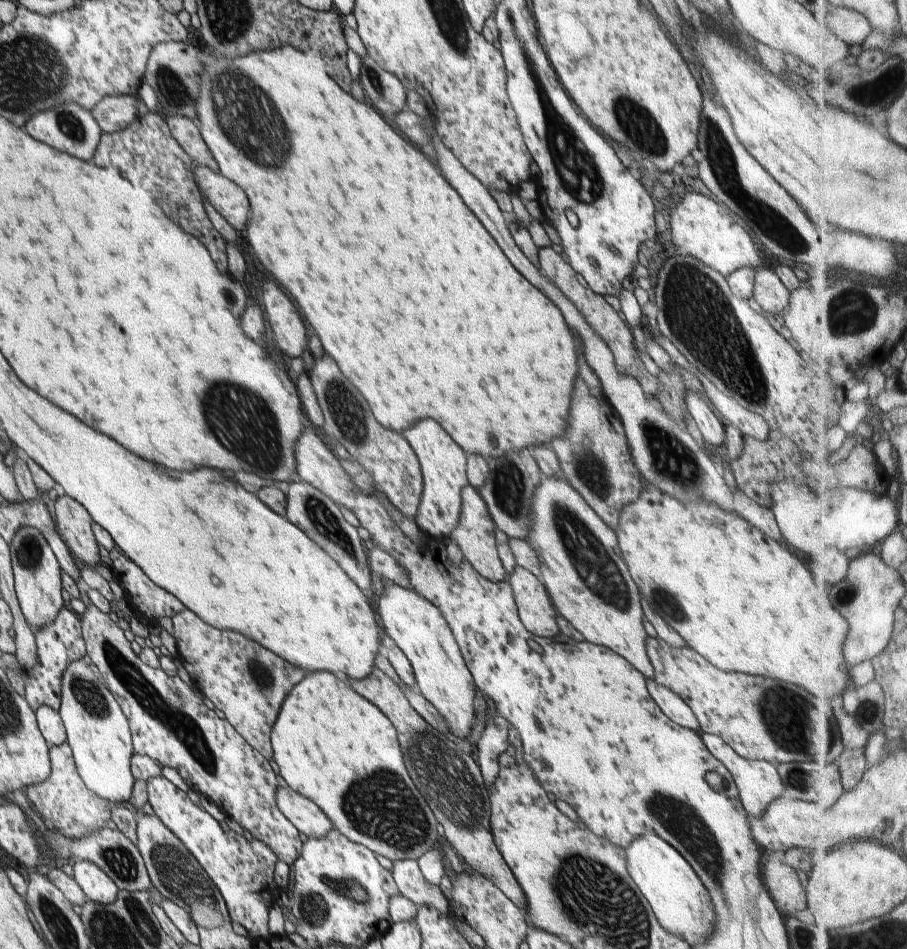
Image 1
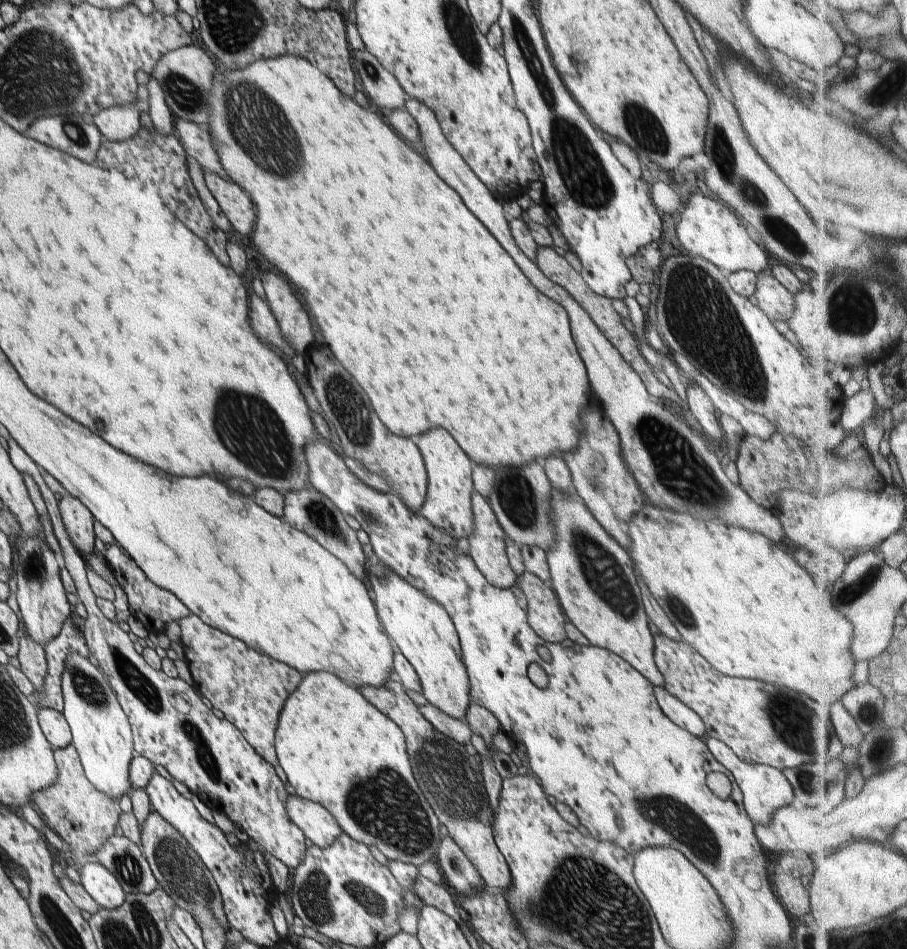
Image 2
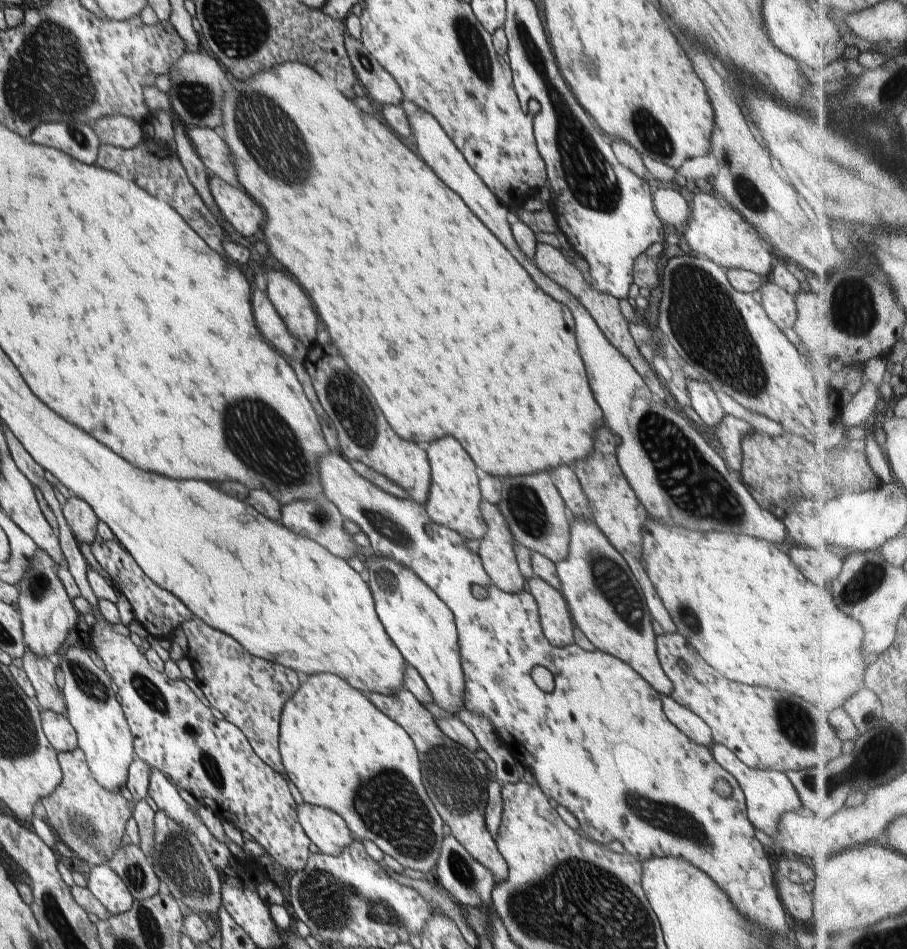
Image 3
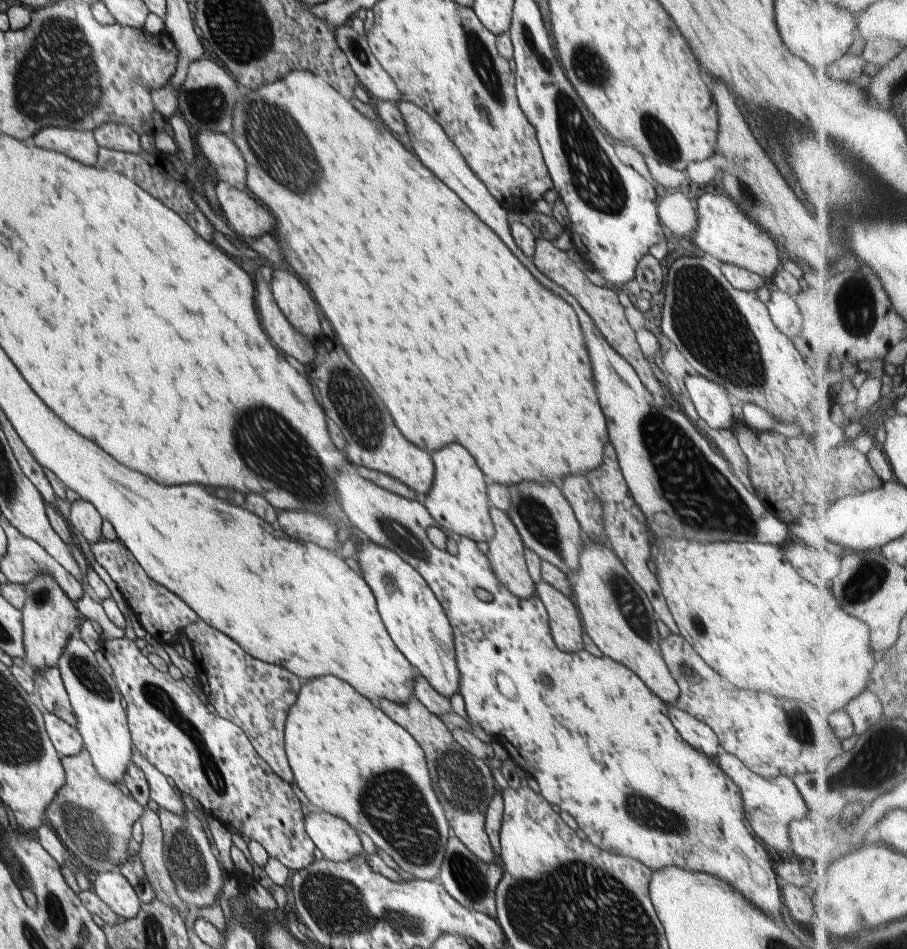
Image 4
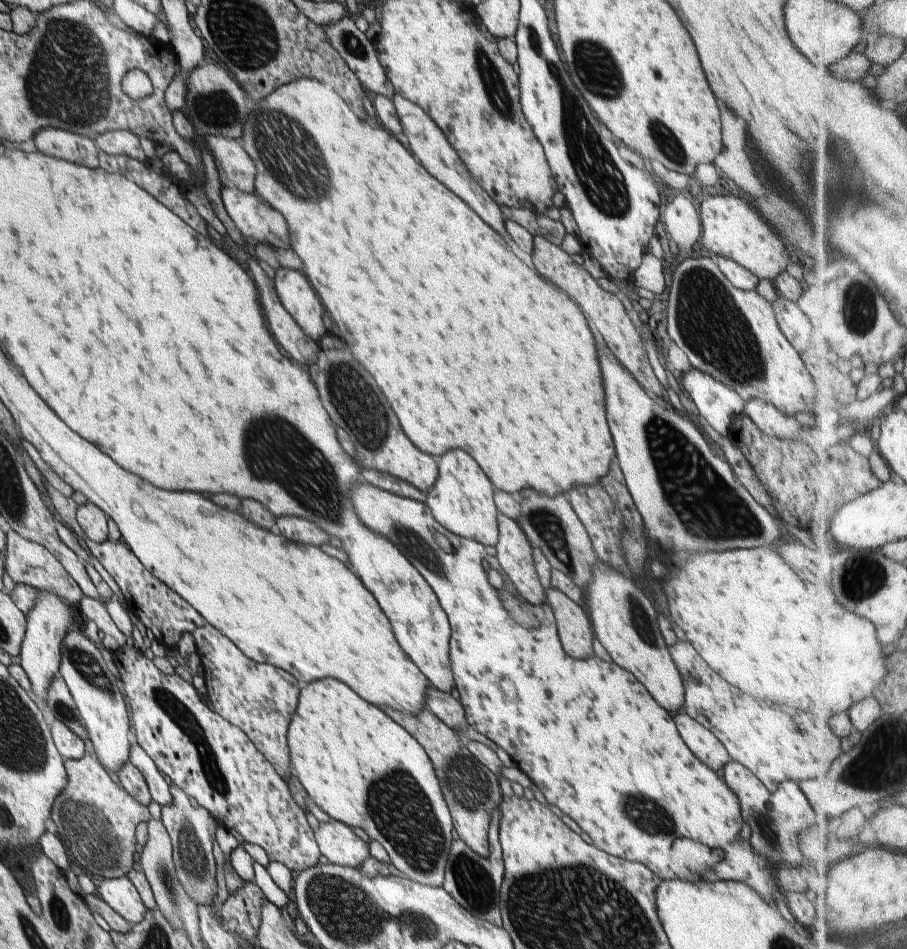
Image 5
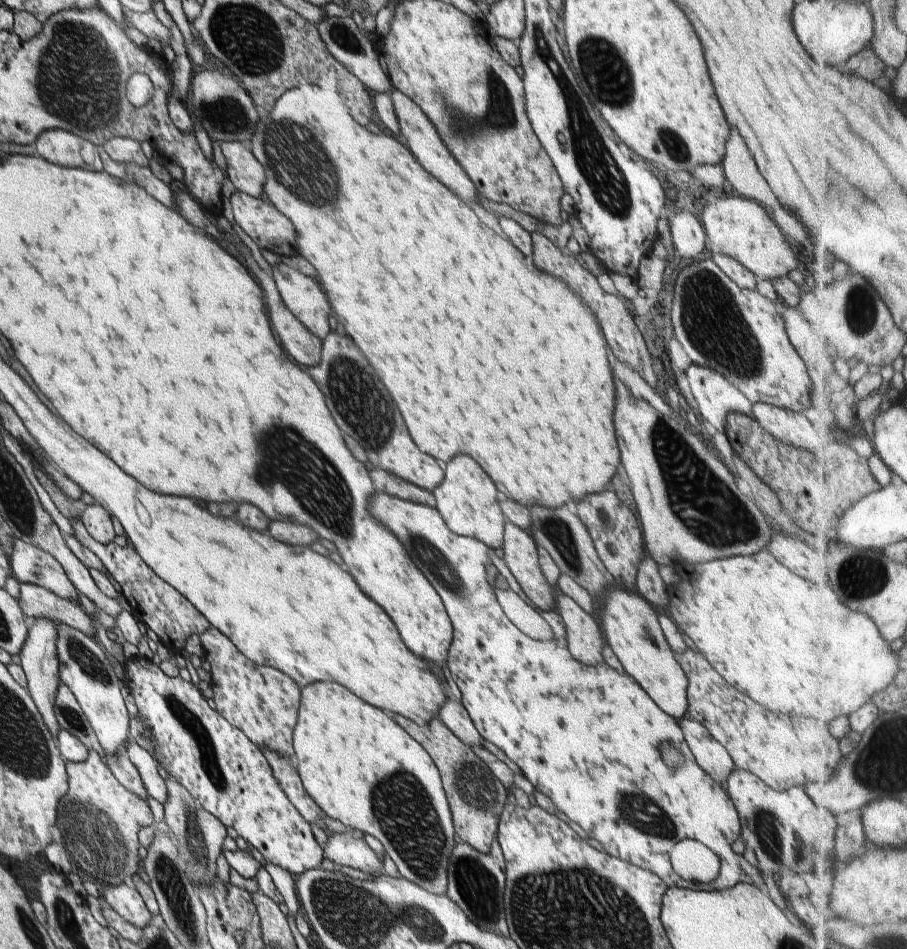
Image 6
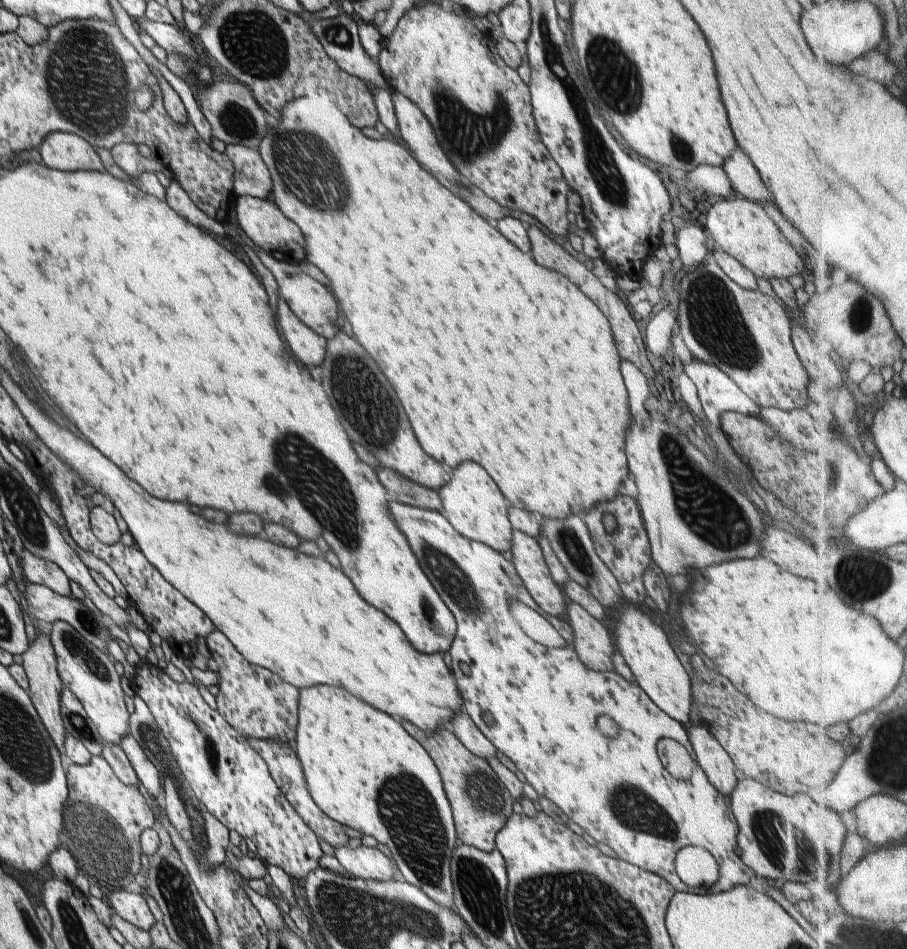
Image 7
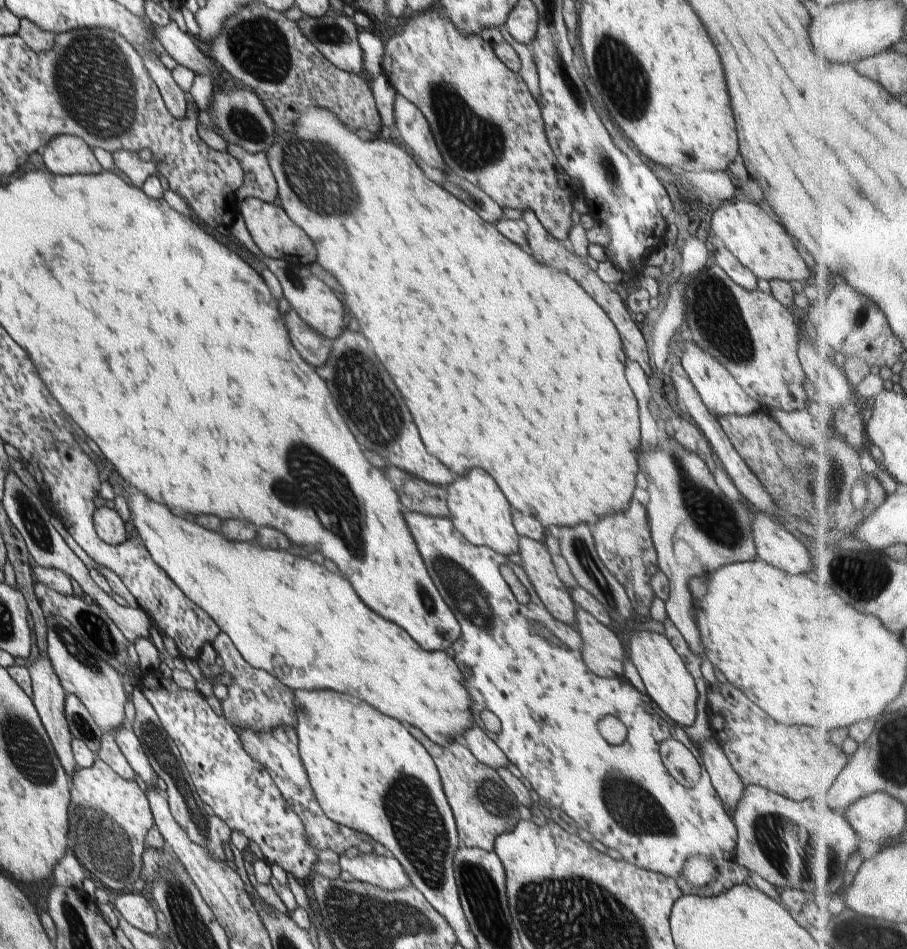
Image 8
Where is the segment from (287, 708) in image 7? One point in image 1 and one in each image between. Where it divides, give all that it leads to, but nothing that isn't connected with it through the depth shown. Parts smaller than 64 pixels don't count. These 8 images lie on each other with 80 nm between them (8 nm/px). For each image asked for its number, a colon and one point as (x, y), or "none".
1: (249, 683)
2: (248, 687)
3: (250, 692)
4: (256, 696)
5: (261, 699)
6: (263, 702)

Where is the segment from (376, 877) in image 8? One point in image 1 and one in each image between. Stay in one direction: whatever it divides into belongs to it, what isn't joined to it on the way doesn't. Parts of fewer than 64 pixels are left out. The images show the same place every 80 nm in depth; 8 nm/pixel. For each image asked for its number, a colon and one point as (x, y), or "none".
1: (305, 814)
2: (318, 825)
3: (327, 830)
4: (337, 840)
5: (339, 845)
6: (344, 850)
7: (365, 862)

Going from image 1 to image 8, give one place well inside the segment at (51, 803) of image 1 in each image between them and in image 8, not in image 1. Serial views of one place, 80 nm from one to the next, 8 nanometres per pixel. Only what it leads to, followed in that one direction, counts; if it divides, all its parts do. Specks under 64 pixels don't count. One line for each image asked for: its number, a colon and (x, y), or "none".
2: (84, 817)
3: (89, 819)
4: (94, 820)
5: (96, 819)
6: (100, 820)
7: (103, 819)
8: (109, 816)

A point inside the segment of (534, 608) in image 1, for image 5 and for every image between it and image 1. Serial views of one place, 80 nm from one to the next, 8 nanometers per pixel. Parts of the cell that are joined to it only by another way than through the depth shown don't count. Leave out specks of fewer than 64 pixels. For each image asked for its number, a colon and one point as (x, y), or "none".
2: (546, 616)
3: (555, 617)
4: (566, 626)
5: (576, 634)

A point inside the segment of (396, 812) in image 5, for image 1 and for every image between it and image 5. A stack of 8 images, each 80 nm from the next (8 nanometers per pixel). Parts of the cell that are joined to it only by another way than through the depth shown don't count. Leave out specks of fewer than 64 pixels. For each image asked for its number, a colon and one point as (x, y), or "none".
1: (333, 746)
2: (338, 750)
3: (342, 753)
4: (351, 760)

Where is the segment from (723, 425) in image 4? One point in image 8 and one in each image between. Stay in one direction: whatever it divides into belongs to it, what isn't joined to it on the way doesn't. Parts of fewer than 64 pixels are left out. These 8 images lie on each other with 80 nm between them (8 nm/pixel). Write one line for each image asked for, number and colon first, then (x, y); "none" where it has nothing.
5: (716, 402)
6: (716, 397)
7: (718, 393)
8: (716, 385)

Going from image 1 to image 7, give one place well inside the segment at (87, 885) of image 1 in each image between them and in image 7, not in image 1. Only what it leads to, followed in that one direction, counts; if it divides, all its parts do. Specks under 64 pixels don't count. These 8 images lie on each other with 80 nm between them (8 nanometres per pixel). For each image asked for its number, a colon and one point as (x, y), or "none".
2: (99, 882)
3: (109, 888)
4: (112, 887)
5: (121, 895)
6: (127, 902)
7: (133, 908)

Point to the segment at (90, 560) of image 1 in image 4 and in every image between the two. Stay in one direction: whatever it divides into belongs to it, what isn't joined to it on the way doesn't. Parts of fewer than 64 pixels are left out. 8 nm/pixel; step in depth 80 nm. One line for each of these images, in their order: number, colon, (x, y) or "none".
2: (78, 520)
3: (82, 520)
4: (84, 516)

